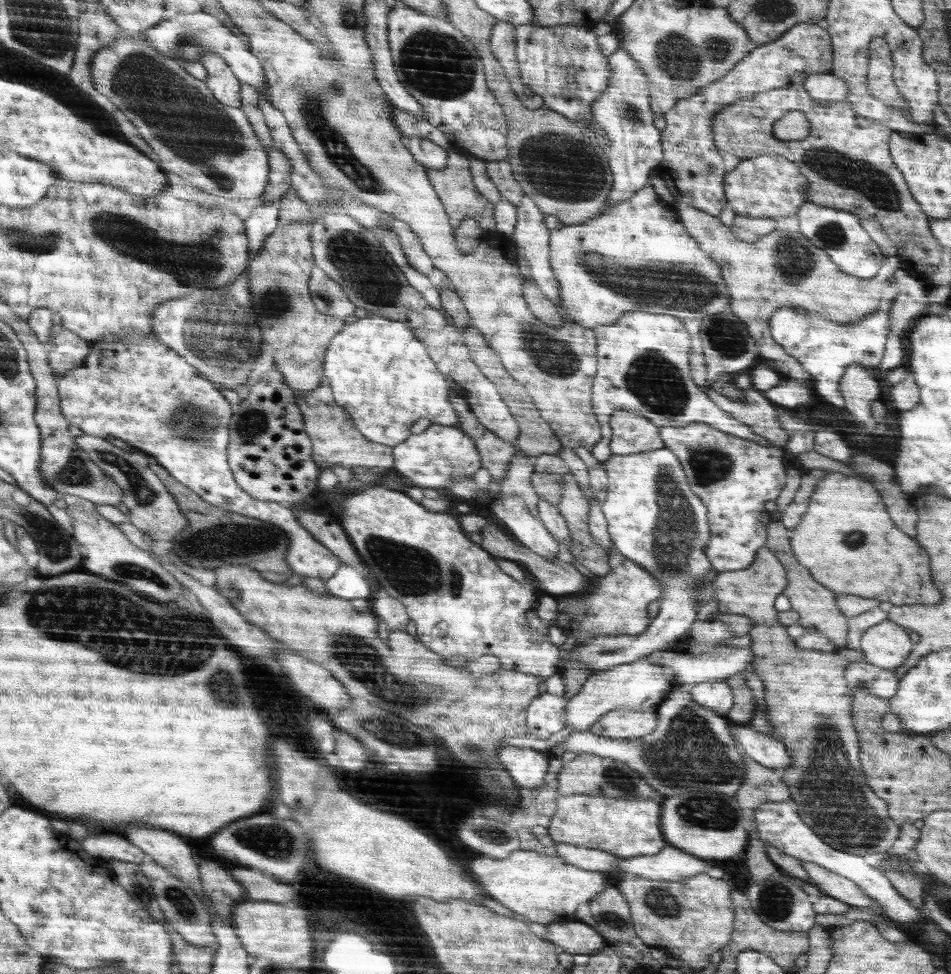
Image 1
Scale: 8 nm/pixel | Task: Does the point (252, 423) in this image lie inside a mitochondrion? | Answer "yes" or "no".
yes

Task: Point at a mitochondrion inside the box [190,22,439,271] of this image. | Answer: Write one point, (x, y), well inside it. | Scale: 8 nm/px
(311, 103)

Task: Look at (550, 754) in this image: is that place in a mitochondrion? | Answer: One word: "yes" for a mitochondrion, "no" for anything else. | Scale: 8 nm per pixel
no

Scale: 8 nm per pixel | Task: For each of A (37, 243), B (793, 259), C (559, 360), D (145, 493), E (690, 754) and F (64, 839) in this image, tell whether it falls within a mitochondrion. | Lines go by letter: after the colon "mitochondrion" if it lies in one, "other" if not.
A: mitochondrion
B: mitochondrion
C: mitochondrion
D: mitochondrion
E: mitochondrion
F: other

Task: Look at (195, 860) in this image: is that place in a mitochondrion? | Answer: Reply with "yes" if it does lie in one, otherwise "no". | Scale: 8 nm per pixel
no

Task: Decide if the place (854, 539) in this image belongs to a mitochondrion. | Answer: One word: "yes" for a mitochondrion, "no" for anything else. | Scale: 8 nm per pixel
yes

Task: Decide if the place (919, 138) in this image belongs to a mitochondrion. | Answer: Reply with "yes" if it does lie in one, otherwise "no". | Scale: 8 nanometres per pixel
no

